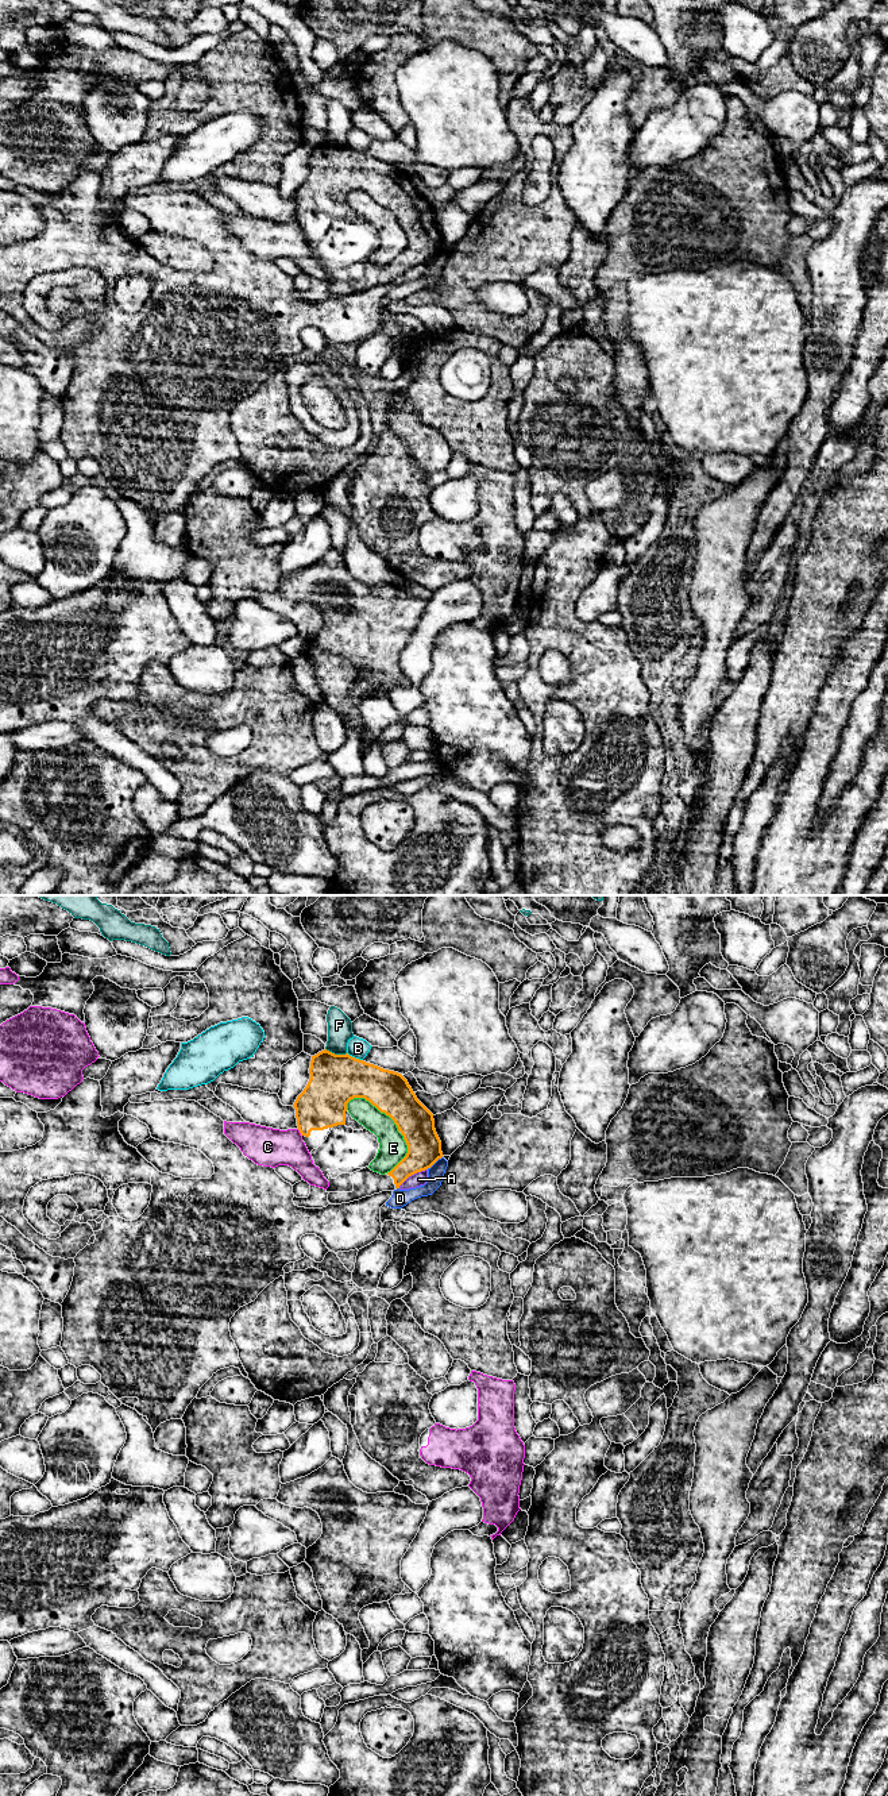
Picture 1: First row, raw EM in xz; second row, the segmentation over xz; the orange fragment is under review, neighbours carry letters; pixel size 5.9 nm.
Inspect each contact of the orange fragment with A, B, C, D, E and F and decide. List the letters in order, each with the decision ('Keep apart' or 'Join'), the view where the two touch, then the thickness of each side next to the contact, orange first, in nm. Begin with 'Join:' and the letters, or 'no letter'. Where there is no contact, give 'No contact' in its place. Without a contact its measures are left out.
Join: no letter
A: Keep apart. Touches orange in xz. Thickness 200 nm (orange) against 80 nm
B: Keep apart. Touches orange in xz. Thickness 300 nm (orange) against 120 nm
C: Keep apart. Touches orange in xz. Thickness 280 nm (orange) against 240 nm
D: Keep apart. Touches orange in xz. Thickness 200 nm (orange) against 100 nm
E: Keep apart. Touches orange in xz. Thickness 240 nm (orange) against 160 nm
F: Keep apart. Touches orange in xz. Thickness 300 nm (orange) against 140 nm

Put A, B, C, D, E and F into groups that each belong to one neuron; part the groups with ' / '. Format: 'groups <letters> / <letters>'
groups A / B / C E / D / F

